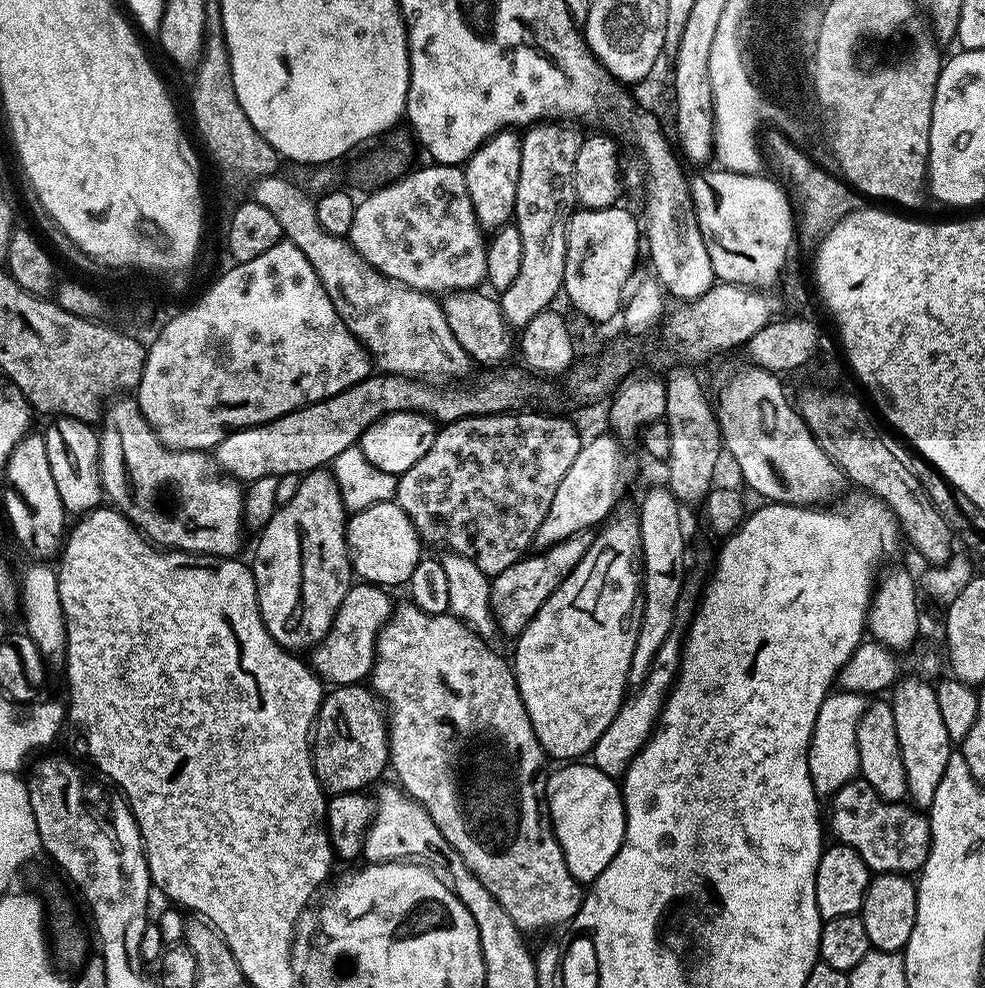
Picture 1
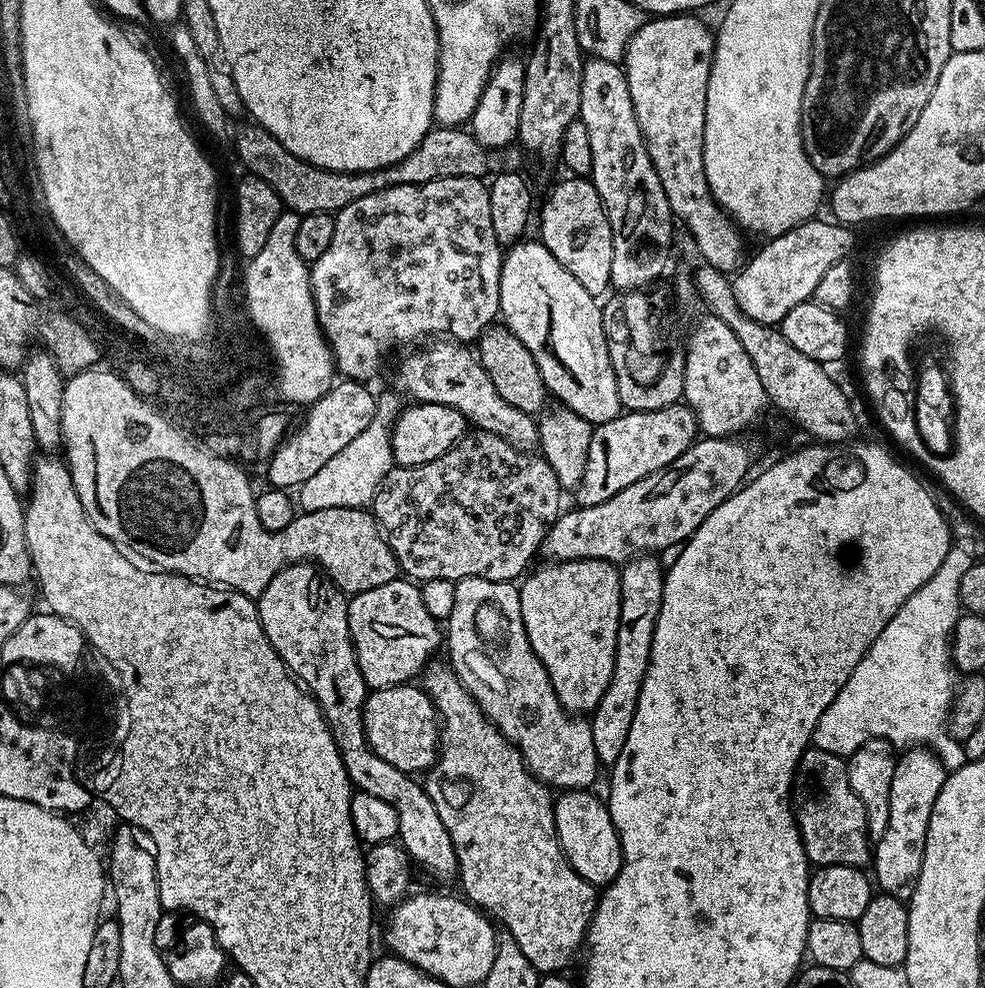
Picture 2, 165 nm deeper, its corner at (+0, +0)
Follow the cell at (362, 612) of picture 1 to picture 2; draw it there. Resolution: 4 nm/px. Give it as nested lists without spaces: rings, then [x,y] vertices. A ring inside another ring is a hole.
[[[397,578],[386,582],[386,586],[374,586],[374,590],[355,593],[348,601],[348,625],[356,661],[372,690],[415,681],[435,657],[432,655],[442,648],[441,625],[426,610],[421,589],[408,578]]]

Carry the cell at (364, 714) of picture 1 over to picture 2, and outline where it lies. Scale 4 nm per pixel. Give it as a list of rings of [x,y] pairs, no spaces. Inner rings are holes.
[[[415,683],[378,688],[369,691],[364,699],[364,734],[368,747],[376,751],[378,758],[390,762],[390,766],[400,772],[424,774],[436,763],[440,726],[432,699],[423,687]]]

